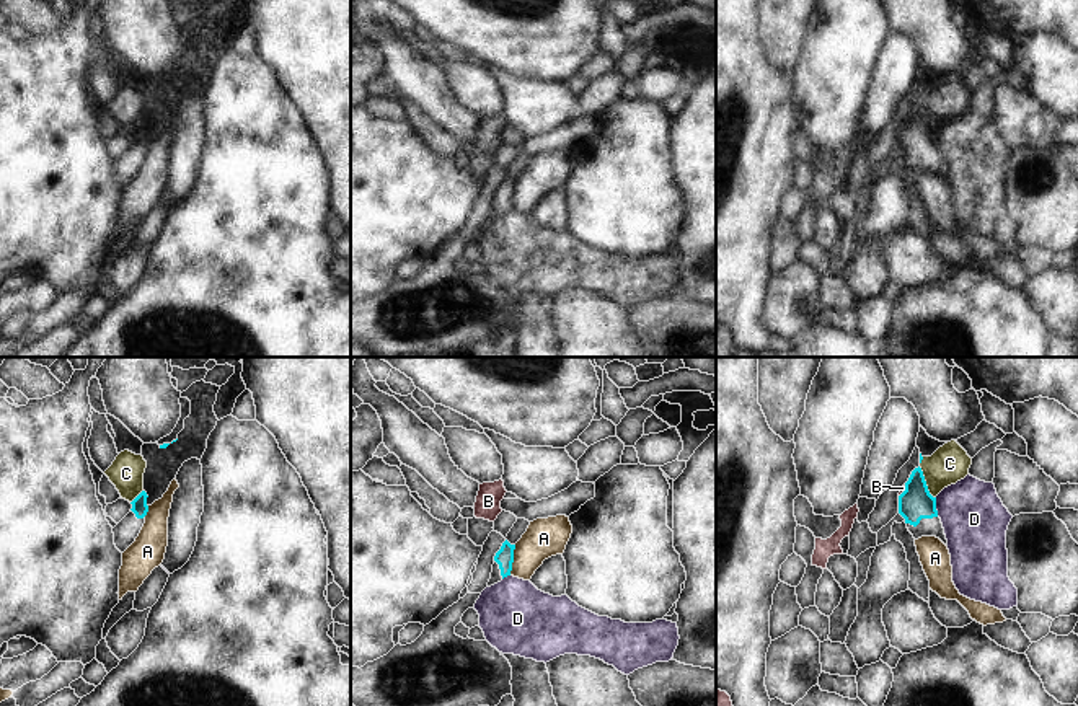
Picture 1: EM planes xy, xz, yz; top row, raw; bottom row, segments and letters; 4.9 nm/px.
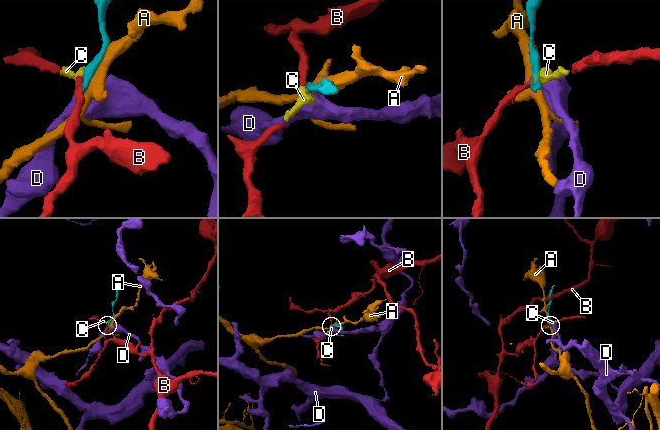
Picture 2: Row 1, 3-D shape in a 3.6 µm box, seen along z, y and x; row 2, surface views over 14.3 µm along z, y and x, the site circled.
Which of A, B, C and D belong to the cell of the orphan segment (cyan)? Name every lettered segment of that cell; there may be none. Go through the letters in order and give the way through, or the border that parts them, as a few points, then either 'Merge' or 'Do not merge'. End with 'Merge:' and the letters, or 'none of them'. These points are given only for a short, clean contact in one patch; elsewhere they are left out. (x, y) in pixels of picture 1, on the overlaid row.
A: Do not merge
B: Boundary: yz (905, 485), (899, 496). Do not merge
C: Boundary: yz (918, 467), (927, 489), (935, 498). Do not merge
D: Boundary: yz (935, 498), (938, 516). Do not merge
Merge: none of them.

